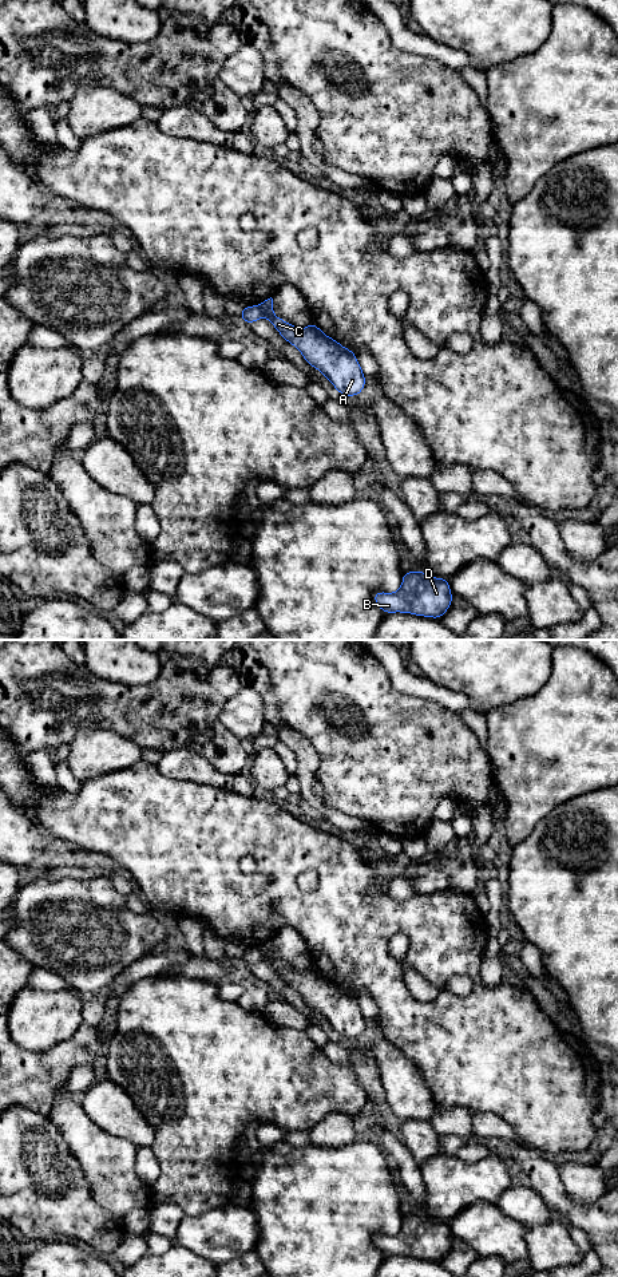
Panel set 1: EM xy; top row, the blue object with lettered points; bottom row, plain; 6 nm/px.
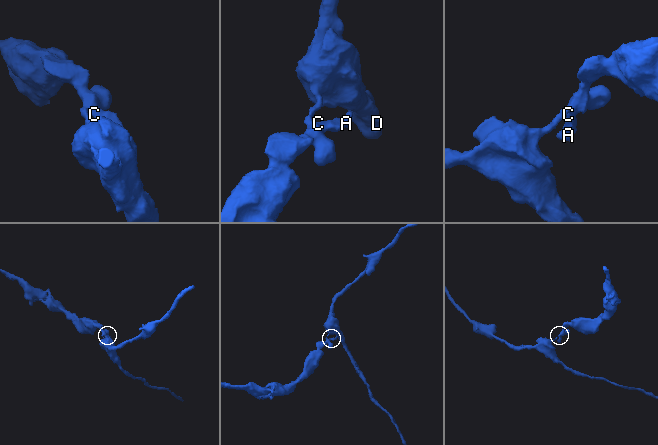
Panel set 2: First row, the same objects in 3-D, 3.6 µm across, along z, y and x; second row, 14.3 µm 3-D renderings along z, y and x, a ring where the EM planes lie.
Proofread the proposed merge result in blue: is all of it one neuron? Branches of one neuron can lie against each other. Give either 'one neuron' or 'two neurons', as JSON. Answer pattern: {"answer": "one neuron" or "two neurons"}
{"answer": "two neurons"}

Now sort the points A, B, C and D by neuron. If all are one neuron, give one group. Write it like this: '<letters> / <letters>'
A C / B D

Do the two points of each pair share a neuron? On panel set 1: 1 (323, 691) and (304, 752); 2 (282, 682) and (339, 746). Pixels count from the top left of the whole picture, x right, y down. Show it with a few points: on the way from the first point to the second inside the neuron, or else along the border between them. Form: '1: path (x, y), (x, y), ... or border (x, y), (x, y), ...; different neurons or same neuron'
1: border (282, 720), (311, 743), (319, 756), (319, 769); different neurons
2: path (298, 698), (324, 727), (324, 731); same neuron

